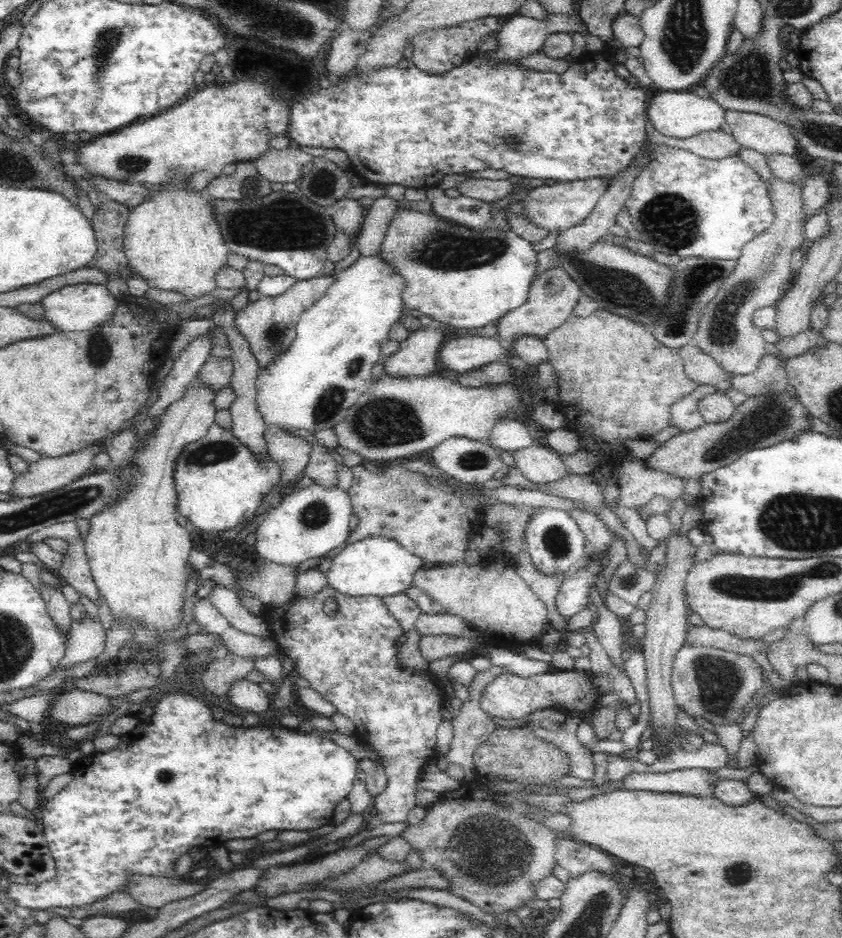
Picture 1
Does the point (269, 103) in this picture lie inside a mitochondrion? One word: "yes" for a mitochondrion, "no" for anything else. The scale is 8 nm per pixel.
no

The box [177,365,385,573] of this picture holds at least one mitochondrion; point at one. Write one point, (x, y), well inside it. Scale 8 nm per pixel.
(211, 453)

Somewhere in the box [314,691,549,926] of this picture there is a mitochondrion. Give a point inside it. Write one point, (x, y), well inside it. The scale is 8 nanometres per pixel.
(489, 849)

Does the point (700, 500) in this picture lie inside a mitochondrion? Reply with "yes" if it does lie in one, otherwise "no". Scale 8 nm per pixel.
no

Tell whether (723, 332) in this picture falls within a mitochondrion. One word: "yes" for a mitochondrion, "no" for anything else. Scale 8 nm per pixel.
yes

